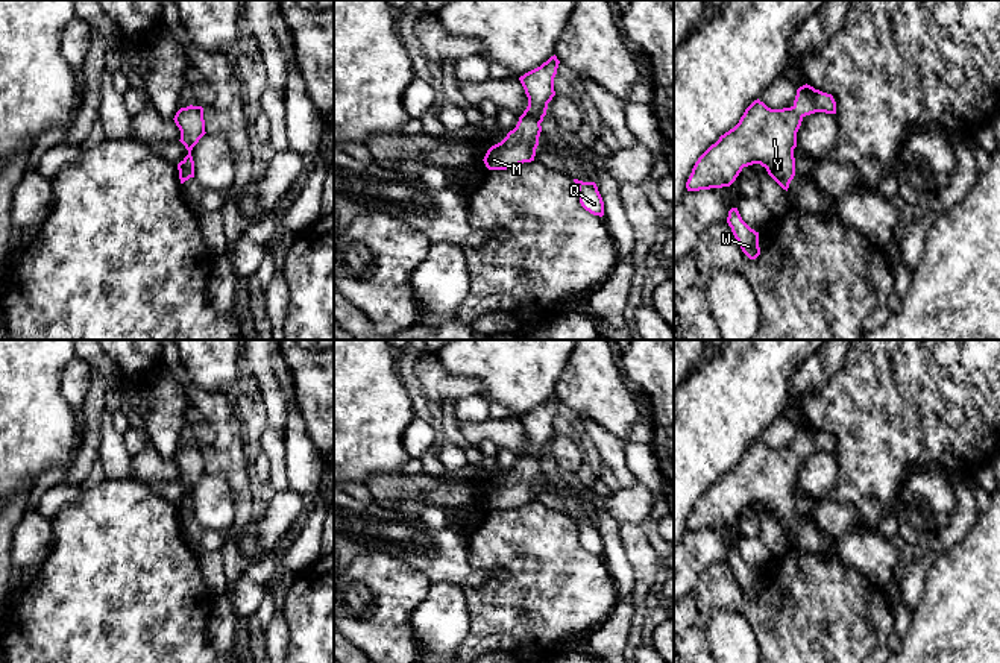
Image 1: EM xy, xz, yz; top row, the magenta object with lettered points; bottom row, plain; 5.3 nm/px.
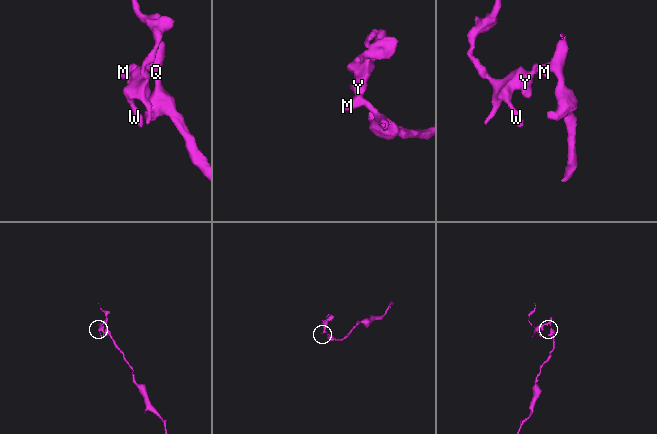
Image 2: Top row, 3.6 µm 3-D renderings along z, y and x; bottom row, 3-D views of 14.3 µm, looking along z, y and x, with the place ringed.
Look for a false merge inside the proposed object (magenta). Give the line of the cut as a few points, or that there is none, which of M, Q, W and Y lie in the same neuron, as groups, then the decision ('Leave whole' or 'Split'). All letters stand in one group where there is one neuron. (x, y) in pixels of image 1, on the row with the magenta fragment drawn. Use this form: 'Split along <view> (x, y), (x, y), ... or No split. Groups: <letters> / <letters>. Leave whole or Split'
No split. Groups: M Q W Y. Leave whole

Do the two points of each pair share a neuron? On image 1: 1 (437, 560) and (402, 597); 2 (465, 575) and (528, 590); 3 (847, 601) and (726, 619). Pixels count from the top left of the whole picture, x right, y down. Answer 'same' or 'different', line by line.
1: different
2: different
3: different

